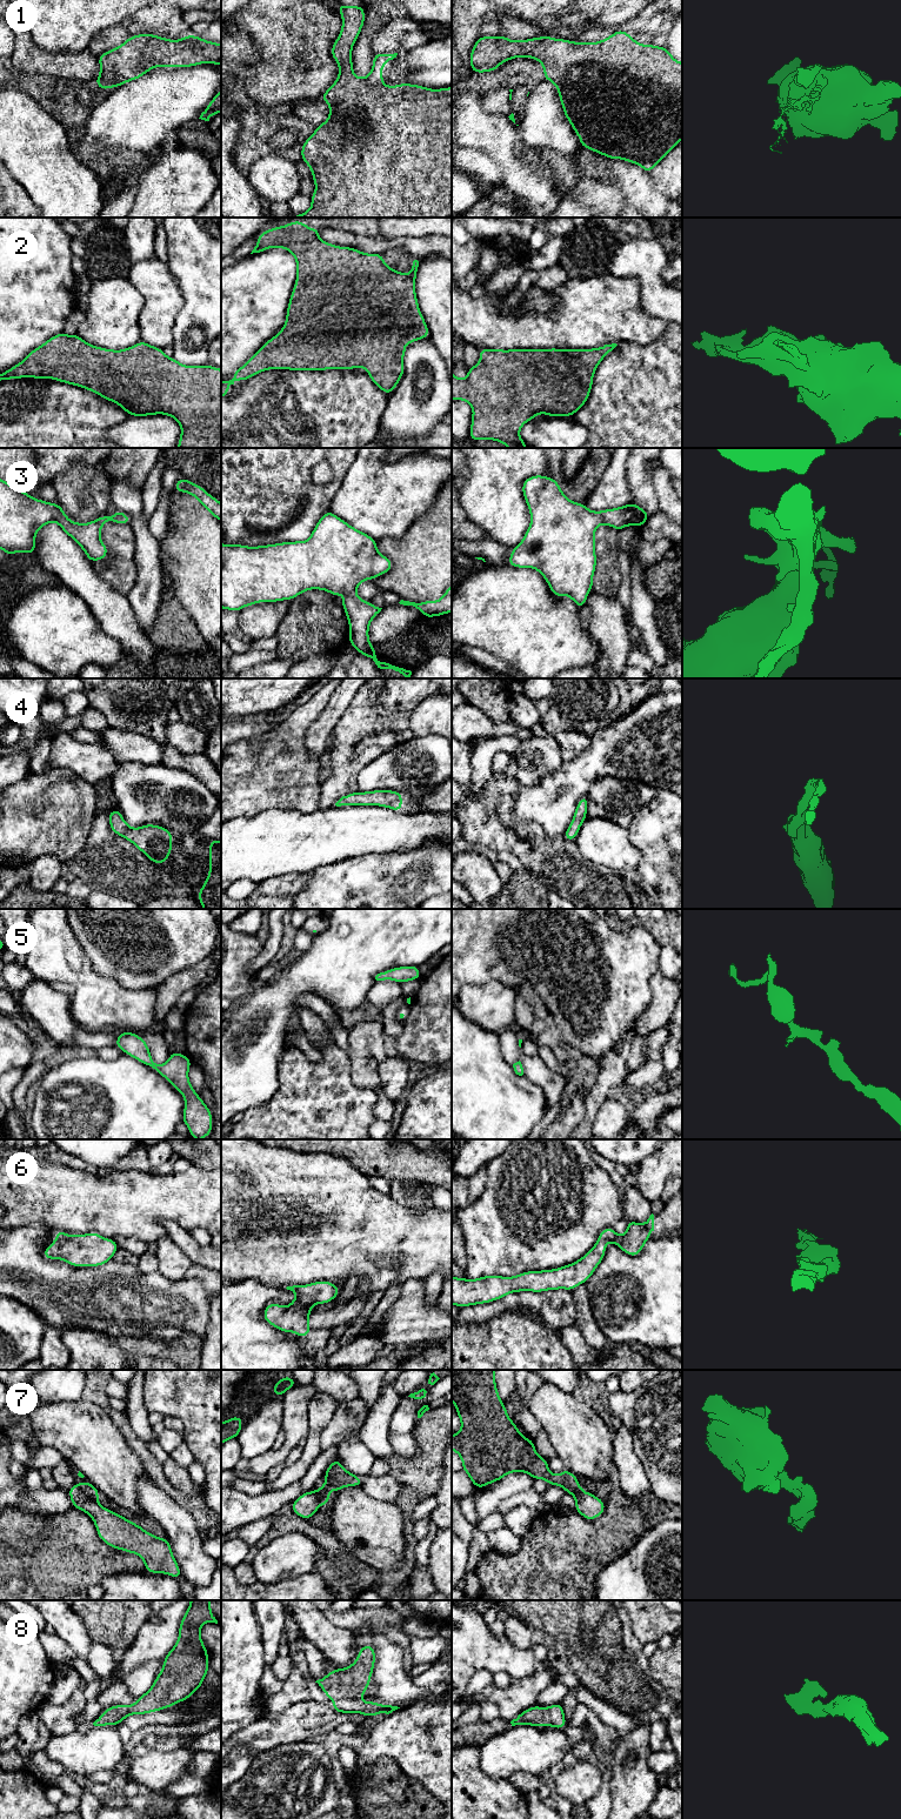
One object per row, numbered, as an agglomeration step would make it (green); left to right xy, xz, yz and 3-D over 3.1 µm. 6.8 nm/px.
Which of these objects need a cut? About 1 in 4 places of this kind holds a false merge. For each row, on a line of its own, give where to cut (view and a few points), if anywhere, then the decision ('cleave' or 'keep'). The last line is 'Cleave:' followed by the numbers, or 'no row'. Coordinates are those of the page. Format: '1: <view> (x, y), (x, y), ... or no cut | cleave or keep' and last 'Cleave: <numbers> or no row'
1: no cut | keep
2: no cut | keep
3: no cut | keep
4: no cut | keep
5: no cut | keep
6: no cut | keep
7: no cut | keep
8: no cut | keep
Cleave: no row

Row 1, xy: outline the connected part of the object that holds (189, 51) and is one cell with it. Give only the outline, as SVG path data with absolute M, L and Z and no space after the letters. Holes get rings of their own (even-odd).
M149 33L128 36L119 47L98 56L100 75L94 80L101 91L138 80L153 67L221 66L221 45L201 36L186 35L172 41Z

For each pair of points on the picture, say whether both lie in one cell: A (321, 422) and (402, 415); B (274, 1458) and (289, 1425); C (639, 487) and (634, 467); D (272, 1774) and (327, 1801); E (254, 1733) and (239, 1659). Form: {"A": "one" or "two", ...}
{"A": "two", "B": "one", "C": "one", "D": "one", "E": "two"}

